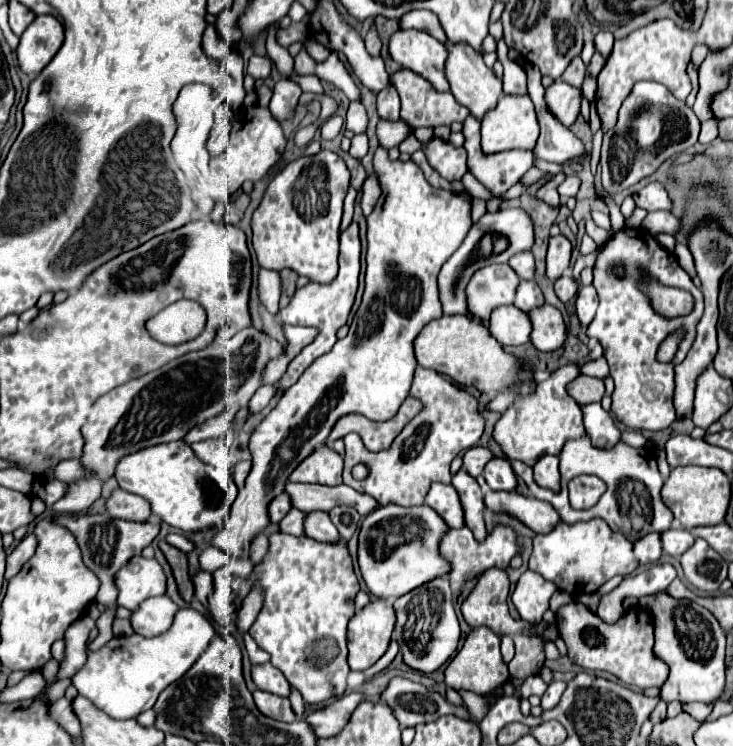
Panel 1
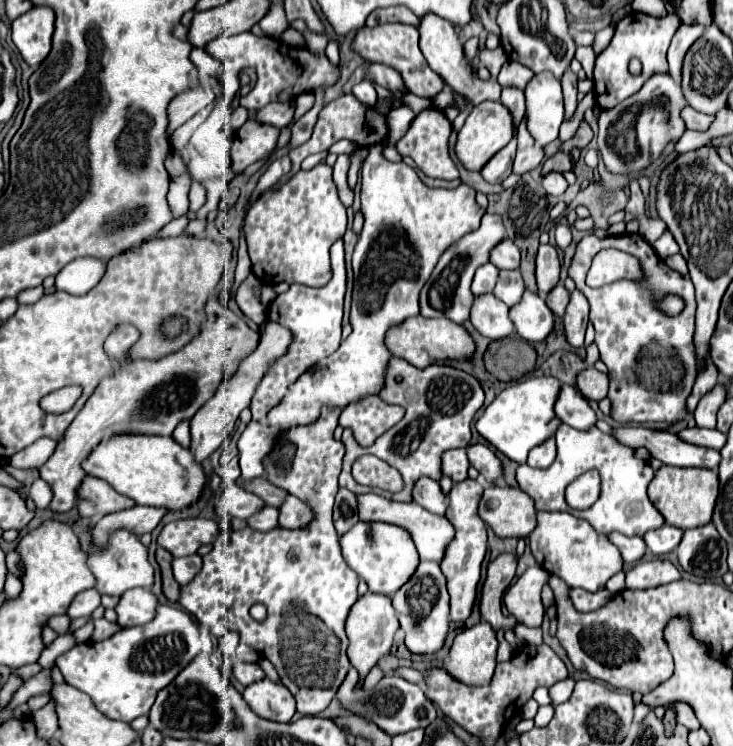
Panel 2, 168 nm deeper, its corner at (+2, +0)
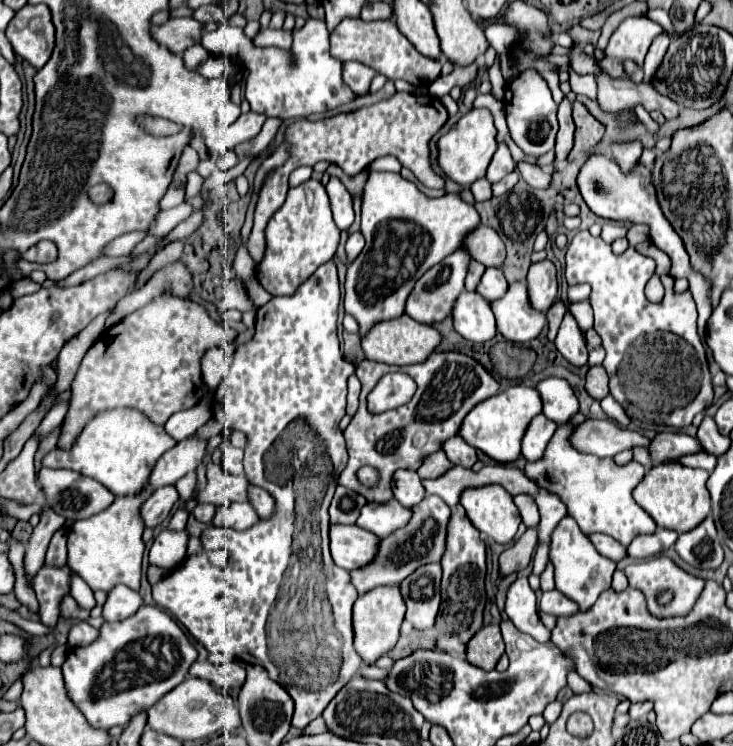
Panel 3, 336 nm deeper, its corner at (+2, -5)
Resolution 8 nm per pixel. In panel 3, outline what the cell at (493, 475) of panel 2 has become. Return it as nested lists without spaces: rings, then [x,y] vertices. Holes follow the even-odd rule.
[[[459,435],[449,437],[449,439],[443,443],[443,451],[445,451],[447,459],[449,459],[453,465],[473,467],[473,463],[477,461],[477,451],[475,451],[465,439],[461,439]]]

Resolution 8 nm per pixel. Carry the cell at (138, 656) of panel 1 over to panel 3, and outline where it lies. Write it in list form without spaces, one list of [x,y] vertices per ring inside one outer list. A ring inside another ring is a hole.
[[[143,605],[133,617],[125,621],[105,621],[99,629],[99,637],[91,645],[75,647],[63,663],[63,681],[69,699],[73,705],[77,705],[77,709],[81,709],[89,725],[95,729],[111,729],[113,725],[127,725],[133,715],[137,715],[141,709],[149,709],[157,699],[177,687],[187,677],[187,671],[195,659],[195,647],[191,645],[185,631],[171,619],[171,615],[157,605]]]

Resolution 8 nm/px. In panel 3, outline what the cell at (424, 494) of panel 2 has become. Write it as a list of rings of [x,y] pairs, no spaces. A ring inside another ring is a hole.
[[[401,469],[393,473],[393,497],[405,507],[417,505],[425,497],[425,489],[421,485],[419,475],[411,469]]]

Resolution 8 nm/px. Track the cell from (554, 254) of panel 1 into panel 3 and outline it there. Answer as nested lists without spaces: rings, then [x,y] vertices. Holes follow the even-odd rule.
[[[551,261],[533,263],[527,273],[527,291],[529,291],[529,303],[533,309],[547,313],[547,309],[555,301],[557,293],[557,279],[555,279],[555,265]]]

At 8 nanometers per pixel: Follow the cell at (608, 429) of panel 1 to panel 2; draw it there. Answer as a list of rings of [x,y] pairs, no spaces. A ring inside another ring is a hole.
[[[567,384],[561,386],[555,412],[557,412],[557,418],[561,418],[565,424],[577,430],[587,430],[589,426],[597,424],[595,410],[573,386],[567,386]]]

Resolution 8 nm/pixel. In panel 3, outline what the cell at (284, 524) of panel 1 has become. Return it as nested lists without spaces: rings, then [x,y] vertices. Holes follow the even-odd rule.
[[[227,503],[217,509],[217,515],[213,519],[213,525],[231,527],[231,529],[249,529],[257,521],[257,513],[249,503]]]

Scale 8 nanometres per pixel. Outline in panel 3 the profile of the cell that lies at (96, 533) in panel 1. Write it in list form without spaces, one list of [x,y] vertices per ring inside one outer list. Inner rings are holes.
[[[175,485],[159,487],[141,507],[145,527],[157,527],[161,521],[165,521],[177,499],[179,499],[179,493]]]

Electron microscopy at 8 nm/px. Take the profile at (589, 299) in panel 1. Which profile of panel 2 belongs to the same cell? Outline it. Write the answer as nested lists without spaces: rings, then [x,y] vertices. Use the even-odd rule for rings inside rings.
[[[573,290],[571,302],[563,318],[565,334],[571,346],[583,346],[587,322],[589,322],[589,300],[585,300],[585,294],[581,290]]]

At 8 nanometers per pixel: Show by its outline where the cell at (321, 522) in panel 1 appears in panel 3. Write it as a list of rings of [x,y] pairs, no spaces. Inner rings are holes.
[[[249,485],[249,487],[251,487],[249,503],[253,505],[253,509],[257,509],[257,515],[259,515],[259,517],[269,517],[269,515],[273,515],[273,511],[275,511],[275,501],[273,501],[273,497],[271,497],[265,489],[261,489],[261,487],[257,487],[257,485]]]

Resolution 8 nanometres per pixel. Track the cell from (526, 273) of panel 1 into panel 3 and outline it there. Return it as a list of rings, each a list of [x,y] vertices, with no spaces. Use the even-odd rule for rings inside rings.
[[[479,225],[471,233],[467,233],[461,249],[467,249],[475,261],[487,267],[501,267],[501,263],[505,261],[505,245],[501,237],[487,225]]]

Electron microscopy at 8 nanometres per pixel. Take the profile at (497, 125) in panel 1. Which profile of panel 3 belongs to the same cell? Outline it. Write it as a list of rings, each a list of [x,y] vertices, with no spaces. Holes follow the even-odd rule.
[[[471,109],[469,113],[465,113],[453,127],[449,133],[445,133],[443,137],[439,137],[437,141],[437,163],[441,167],[441,171],[455,183],[469,187],[473,181],[473,185],[469,187],[475,201],[485,201],[491,197],[491,183],[485,179],[485,171],[487,165],[497,149],[497,141],[495,141],[495,125],[493,125],[493,117],[487,109]]]

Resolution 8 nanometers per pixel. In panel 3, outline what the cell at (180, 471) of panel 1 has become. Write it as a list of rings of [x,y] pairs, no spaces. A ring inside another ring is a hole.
[[[111,409],[97,413],[97,417],[81,429],[77,441],[73,441],[69,449],[55,447],[49,451],[41,465],[83,473],[105,485],[113,495],[135,495],[147,485],[149,471],[157,459],[175,443],[177,441],[169,437],[161,425],[153,425],[137,409]]]

